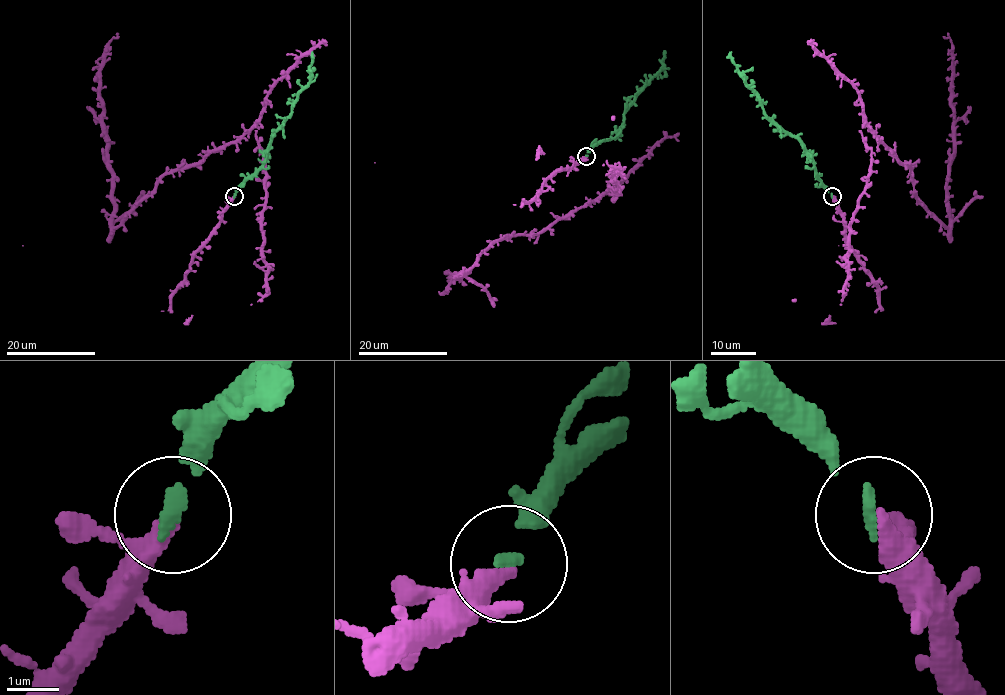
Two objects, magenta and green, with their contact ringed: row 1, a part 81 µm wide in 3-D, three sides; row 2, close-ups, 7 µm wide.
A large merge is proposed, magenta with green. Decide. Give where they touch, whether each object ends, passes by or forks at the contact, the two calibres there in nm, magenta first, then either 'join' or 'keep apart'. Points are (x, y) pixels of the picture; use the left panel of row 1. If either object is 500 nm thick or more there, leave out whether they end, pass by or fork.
at (234, 196); magenta ends there; green ends there; 360 nm thick on the magenta side, 240 nm on the other; join

